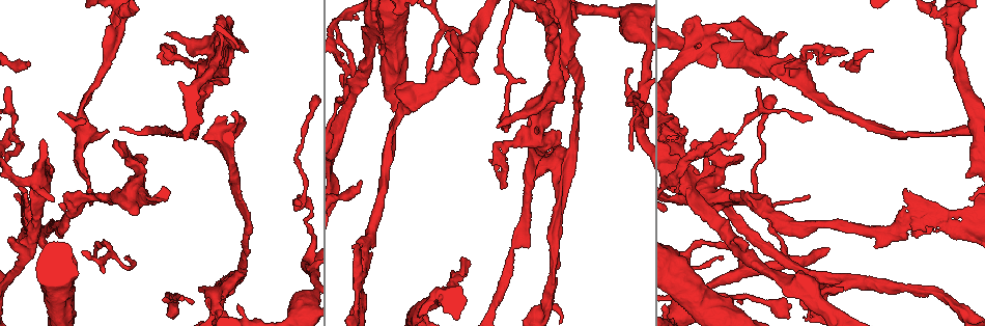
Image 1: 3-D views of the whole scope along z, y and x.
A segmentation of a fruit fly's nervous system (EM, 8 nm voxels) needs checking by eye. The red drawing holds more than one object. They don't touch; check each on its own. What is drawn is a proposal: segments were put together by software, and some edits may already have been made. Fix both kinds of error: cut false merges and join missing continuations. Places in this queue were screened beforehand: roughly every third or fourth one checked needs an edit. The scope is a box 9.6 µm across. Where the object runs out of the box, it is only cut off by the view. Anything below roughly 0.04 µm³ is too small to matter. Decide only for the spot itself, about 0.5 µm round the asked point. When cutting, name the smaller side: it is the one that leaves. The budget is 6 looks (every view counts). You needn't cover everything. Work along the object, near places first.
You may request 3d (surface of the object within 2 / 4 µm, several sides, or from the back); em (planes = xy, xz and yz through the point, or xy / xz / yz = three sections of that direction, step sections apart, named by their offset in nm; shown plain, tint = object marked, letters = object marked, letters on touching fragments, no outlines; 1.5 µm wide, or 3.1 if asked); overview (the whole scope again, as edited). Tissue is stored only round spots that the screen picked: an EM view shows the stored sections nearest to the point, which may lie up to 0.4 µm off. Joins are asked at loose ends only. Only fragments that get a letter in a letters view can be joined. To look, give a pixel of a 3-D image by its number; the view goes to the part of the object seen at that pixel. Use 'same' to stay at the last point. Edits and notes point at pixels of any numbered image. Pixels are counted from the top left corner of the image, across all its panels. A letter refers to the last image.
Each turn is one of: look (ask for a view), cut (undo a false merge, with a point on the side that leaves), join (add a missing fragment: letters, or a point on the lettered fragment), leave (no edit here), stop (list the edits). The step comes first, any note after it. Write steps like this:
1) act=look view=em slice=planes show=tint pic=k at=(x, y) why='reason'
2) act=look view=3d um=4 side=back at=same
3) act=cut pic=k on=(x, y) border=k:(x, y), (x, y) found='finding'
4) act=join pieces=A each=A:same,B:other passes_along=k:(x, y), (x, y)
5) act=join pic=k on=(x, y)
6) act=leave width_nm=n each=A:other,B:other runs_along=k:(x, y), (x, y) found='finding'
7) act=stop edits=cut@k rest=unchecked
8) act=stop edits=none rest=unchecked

act=look view=em slice=planes show=letters pic=1 at=(786, 35) why='branch stops here'

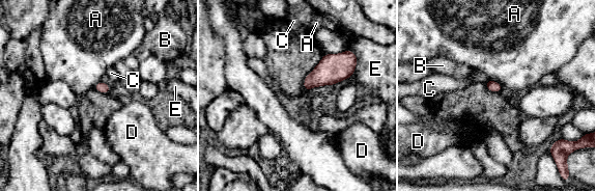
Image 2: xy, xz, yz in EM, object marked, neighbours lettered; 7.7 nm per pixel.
act=leave each=A:other,B:other,C:other,D:other,E:other border=2:(486, 79), (497, 81), (502, 86) found='no lettered fragment goes on from it'

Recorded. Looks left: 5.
act=look view=em slice=planes show=letters pic=1 at=(837, 278) why='branch stops here'

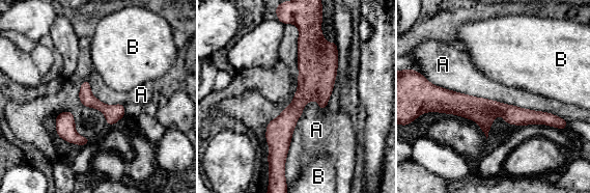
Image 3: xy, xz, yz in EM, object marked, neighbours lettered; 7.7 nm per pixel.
act=leave each=A:other,B:other runs_along=3:(302, 36), (307, 91), (281, 159) found='no lettered fragment goes on from it'

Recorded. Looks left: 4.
act=look view=em slice=xy step=8 show=letters pic=1 at=(642, 124) why='thick turns thin'

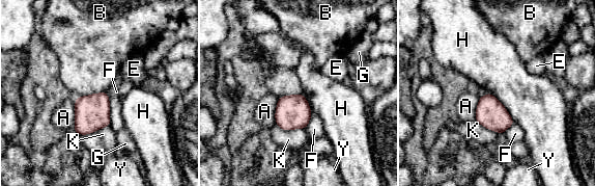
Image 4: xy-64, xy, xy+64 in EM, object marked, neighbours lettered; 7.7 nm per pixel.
act=leave each=A:other,B:other,E:other,F:other,G:other,H:other,K:other,Y:other border=4:(106, 90), (76, 98) found='all the same neuron'

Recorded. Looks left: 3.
act=stop edits=none rest=unchecked

